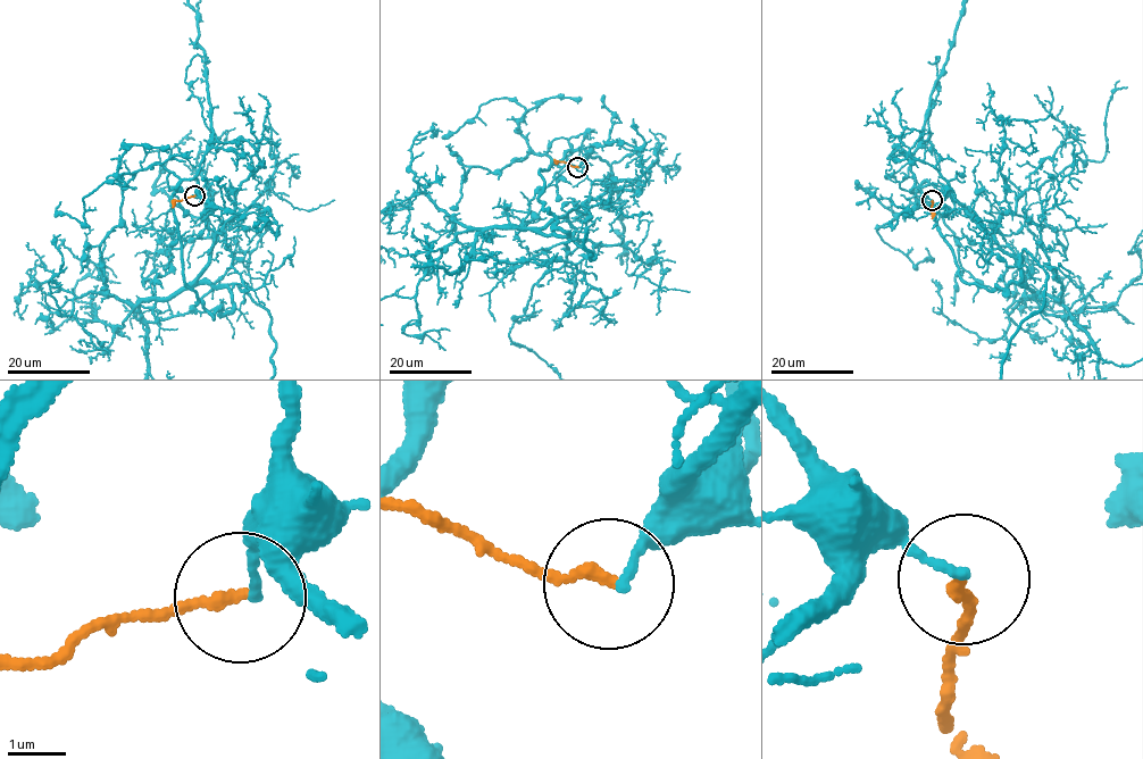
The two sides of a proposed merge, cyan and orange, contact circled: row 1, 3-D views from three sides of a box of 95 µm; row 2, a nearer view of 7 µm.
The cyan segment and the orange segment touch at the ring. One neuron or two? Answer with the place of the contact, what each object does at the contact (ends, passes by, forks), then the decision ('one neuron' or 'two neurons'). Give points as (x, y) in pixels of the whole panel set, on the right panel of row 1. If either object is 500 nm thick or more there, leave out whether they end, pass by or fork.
at (932, 200); cyan ends there; orange ends there; two neurons

